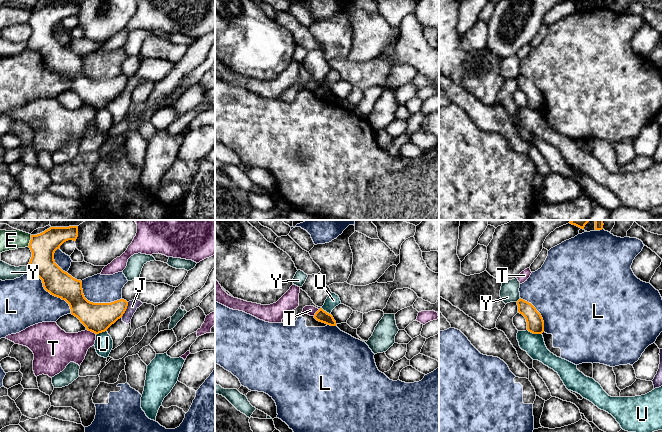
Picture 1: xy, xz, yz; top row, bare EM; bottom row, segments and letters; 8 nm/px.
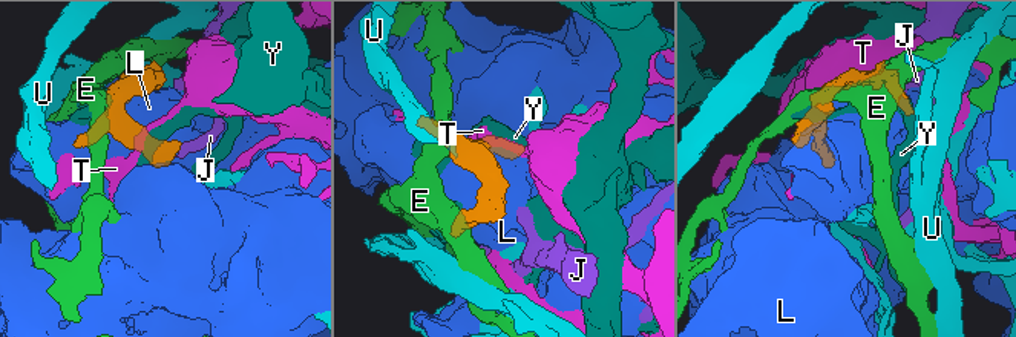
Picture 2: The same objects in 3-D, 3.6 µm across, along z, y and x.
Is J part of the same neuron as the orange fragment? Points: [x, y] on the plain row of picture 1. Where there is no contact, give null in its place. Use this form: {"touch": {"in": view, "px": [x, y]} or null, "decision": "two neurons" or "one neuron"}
{"touch": {"in": "xy", "px": [126, 84]}, "decision": "two neurons"}

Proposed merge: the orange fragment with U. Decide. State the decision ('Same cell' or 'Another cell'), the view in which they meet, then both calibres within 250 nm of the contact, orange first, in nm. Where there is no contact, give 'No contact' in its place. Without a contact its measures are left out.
Another cell. Touches orange in yz. Thickness 140 nm (orange) against 170 nm

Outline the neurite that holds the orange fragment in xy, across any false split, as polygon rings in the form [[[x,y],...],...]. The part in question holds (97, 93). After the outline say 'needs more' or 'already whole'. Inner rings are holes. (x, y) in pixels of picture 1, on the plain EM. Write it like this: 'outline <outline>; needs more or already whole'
outline [[[78,2],[50,3],[40,10],[31,11],[28,23],[32,33],[26,50],[38,52],[44,65],[65,76],[70,82],[71,90],[77,93],[88,107],[97,111],[107,107],[123,92],[128,78],[124,75],[111,79],[88,77],[83,70],[81,56],[73,54],[55,39],[55,27],[68,16],[76,17],[77,13]]]; already whole

